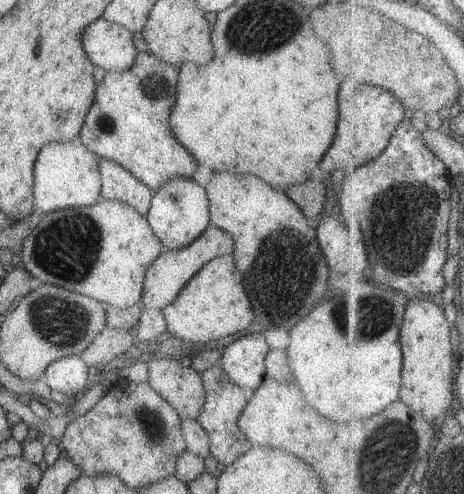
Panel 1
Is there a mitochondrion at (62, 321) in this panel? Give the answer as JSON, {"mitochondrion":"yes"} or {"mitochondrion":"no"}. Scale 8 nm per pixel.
{"mitochondrion":"yes"}

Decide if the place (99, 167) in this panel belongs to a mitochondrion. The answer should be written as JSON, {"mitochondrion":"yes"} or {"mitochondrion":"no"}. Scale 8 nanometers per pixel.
{"mitochondrion":"no"}

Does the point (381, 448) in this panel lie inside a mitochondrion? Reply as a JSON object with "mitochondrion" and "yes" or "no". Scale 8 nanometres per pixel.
{"mitochondrion":"yes"}

